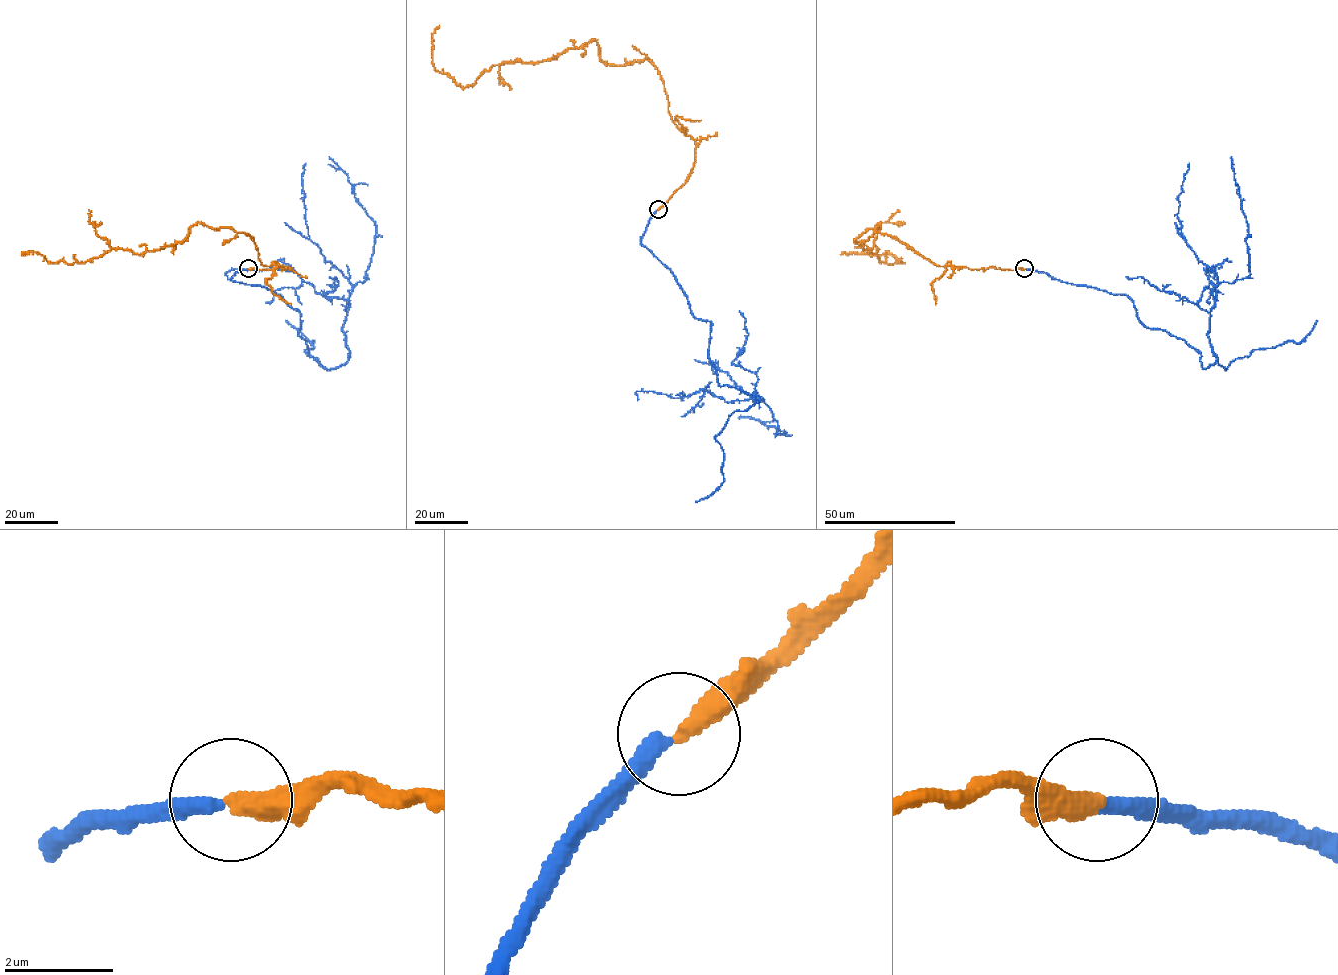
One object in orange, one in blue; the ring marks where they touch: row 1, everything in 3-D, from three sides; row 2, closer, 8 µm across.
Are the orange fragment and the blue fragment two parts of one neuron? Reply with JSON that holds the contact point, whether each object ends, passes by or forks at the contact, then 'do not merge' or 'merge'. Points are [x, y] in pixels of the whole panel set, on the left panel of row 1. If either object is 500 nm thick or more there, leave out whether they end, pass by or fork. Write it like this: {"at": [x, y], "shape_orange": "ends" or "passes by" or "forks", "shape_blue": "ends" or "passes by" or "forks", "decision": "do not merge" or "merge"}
{"at": [248, 268], "shape_orange": "ends", "shape_blue": "ends", "decision": "do not merge"}

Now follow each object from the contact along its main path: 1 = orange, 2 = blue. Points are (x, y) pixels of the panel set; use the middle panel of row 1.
1: (657, 210), (695, 142), (648, 60), (607, 64), (590, 40), (462, 87), (432, 63), (439, 25)
2: (657, 210), (641, 244), (710, 322), (718, 384), (759, 401), (755, 393), (775, 434), (786, 433), (739, 416)

